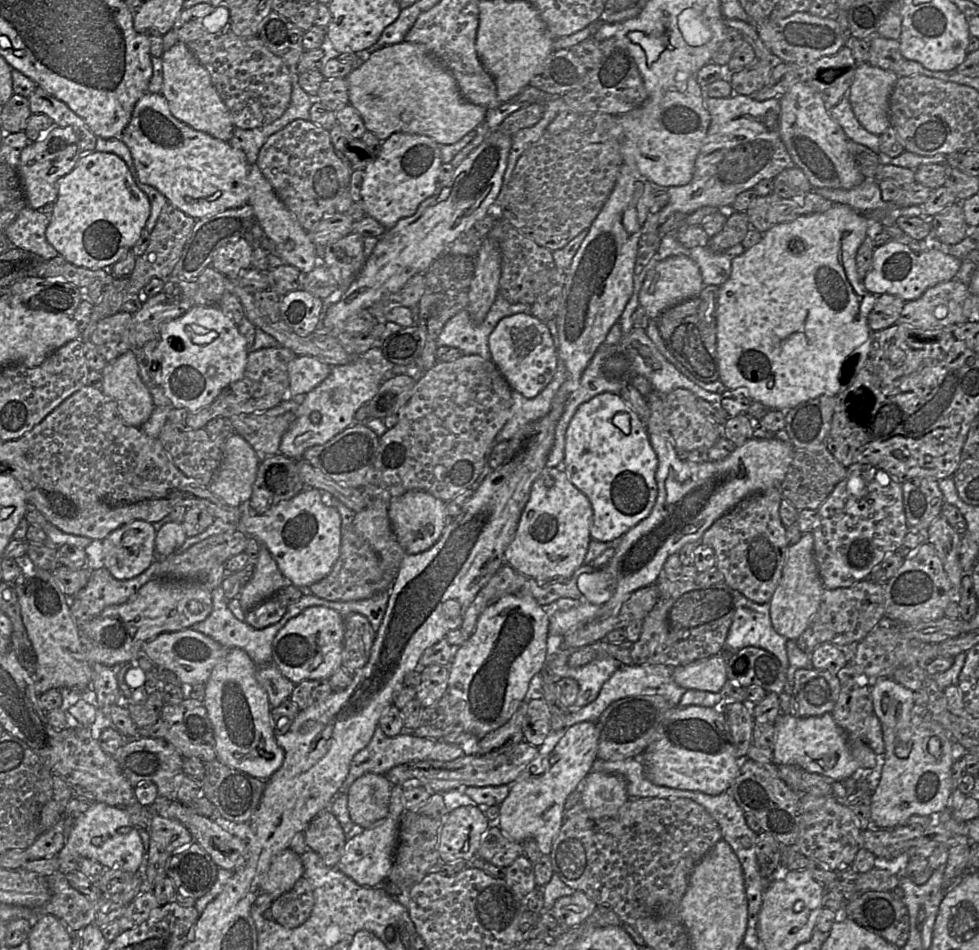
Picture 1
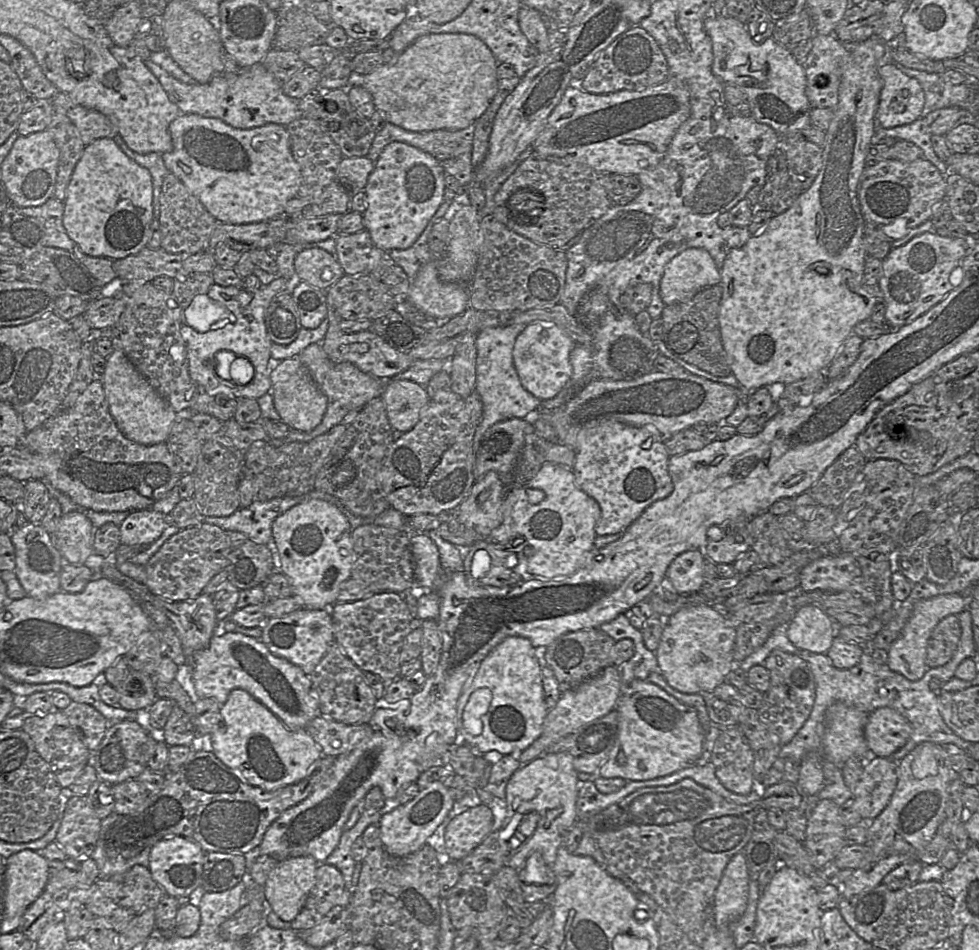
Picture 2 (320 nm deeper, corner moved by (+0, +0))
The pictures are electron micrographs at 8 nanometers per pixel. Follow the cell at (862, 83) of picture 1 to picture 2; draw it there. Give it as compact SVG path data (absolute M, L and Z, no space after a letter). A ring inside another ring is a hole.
M894 63L878 68L882 80L876 123L886 129L910 124L923 116L925 95L917 79L905 75Z

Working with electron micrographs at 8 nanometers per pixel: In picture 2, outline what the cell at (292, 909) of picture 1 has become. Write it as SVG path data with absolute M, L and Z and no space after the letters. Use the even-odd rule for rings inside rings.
M321 863L316 879L303 909L290 923L293 930L314 927L334 908L348 907L352 893L347 888L341 872L333 865Z

